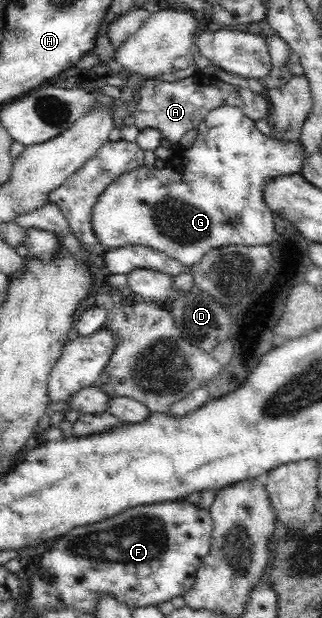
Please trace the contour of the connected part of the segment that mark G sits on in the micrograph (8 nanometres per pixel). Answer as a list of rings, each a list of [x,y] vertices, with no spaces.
[[[220,106],[211,110],[204,118],[204,121],[197,127],[197,136],[194,144],[189,150],[175,148],[173,156],[166,161],[166,165],[162,169],[154,168],[150,170],[148,166],[142,166],[134,172],[125,174],[124,177],[118,178],[108,189],[98,198],[94,210],[92,210],[92,225],[96,231],[96,236],[109,249],[124,248],[124,245],[142,245],[155,252],[162,252],[171,258],[174,258],[181,266],[191,268],[212,249],[221,248],[221,246],[238,245],[238,246],[256,246],[270,245],[276,238],[276,226],[274,225],[274,212],[268,207],[265,191],[267,185],[280,178],[280,176],[291,176],[290,174],[298,174],[303,168],[305,158],[305,149],[301,142],[281,142],[273,136],[264,136],[258,131],[255,122],[246,117],[238,107]]]

